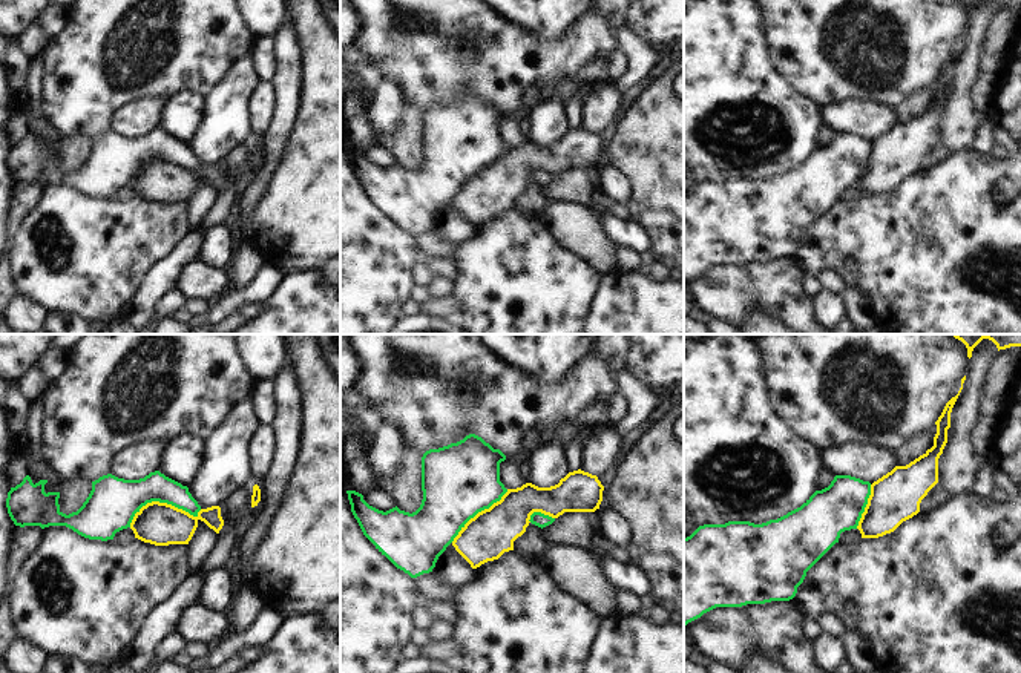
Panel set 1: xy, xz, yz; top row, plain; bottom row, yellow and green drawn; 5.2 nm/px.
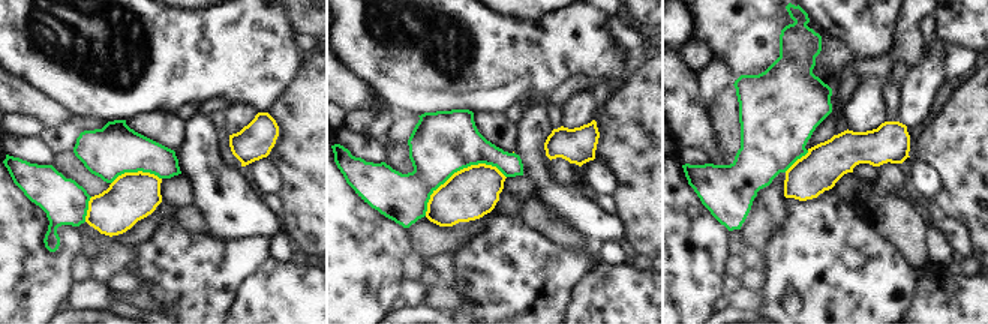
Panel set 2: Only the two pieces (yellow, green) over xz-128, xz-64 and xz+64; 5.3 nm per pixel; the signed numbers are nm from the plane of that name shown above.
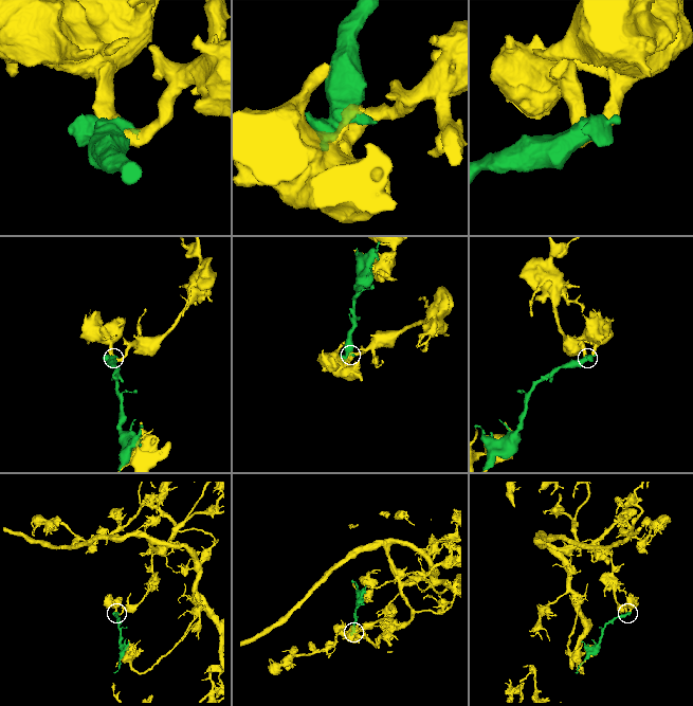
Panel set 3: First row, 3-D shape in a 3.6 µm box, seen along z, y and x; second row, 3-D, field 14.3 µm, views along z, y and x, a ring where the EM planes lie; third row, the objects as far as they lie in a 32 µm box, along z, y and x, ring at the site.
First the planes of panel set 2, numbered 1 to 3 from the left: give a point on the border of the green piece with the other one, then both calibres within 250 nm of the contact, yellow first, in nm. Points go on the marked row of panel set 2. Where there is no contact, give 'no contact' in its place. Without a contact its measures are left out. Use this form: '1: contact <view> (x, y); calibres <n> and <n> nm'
1: contact xz-128 (135, 173); calibres 260 and 280 nm
2: contact xz-64 (458, 171); calibres 280 and 340 nm
3: contact xz+64 (798, 159); calibres 220 and 400 nm

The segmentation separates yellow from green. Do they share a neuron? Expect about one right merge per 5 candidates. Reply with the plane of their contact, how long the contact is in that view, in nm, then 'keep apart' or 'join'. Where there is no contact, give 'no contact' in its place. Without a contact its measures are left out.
xy | 400 nm | keep apart

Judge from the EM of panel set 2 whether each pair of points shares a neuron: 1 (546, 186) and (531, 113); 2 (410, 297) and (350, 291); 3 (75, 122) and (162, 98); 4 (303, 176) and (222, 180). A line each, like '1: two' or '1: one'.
1: one
2: two
3: two
4: two

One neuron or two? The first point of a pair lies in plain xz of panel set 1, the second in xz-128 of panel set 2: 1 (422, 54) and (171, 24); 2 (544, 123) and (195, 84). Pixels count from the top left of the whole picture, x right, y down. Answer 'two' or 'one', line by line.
1: one
2: two

